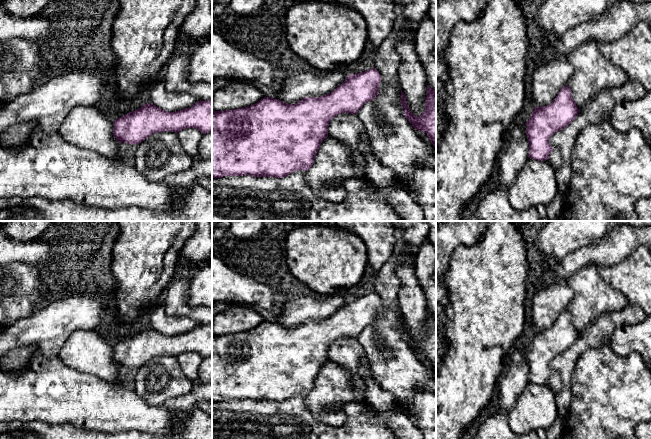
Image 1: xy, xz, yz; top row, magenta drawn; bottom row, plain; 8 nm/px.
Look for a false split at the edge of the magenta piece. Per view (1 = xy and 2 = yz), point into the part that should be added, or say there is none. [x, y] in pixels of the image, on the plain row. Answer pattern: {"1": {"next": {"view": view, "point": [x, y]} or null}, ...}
{"1": {"next": null}, "2": {"next": null}}

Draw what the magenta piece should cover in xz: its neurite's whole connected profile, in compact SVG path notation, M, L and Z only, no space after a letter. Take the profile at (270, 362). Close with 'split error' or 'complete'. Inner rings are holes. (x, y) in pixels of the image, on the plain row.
M371 292L365 296L350 298L333 316L320 321L305 321L295 328L264 321L257 327L234 334L212 334L212 402L224 400L286 401L298 394L308 395L322 365L328 361L331 344L340 337L357 338L362 330L374 324L379 317L381 299Z; complete

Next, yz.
M568 309L564 310L556 322L547 330L535 331L527 349L529 382L546 385L553 375L550 361L567 351L578 339L580 333L572 322Z; complete

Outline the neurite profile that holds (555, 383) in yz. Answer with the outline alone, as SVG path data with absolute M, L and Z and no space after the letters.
M554 372L553 375L549 378L548 385L551 387L555 394L559 393L563 388L561 375L558 372Z

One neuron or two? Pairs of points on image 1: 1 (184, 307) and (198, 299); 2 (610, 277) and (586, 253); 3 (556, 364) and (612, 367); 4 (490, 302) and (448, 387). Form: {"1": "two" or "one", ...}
{"1": "two", "2": "two", "3": "two", "4": "one"}

